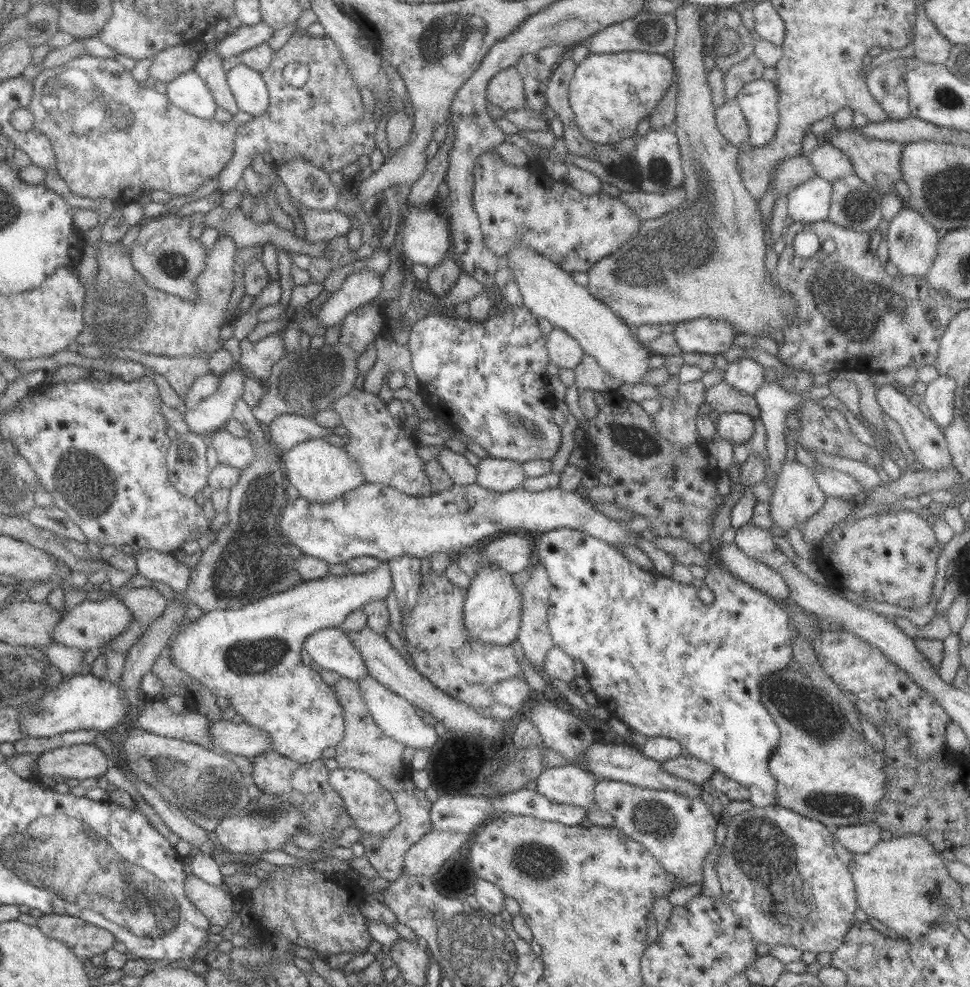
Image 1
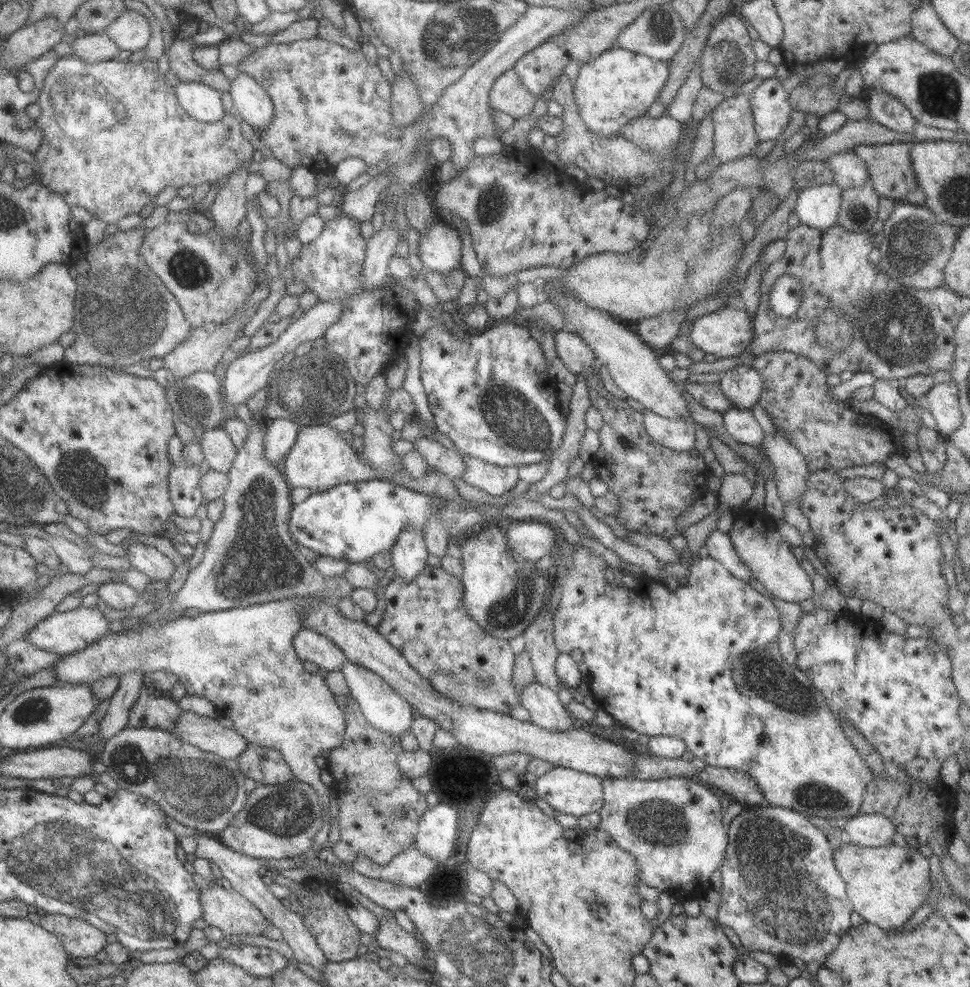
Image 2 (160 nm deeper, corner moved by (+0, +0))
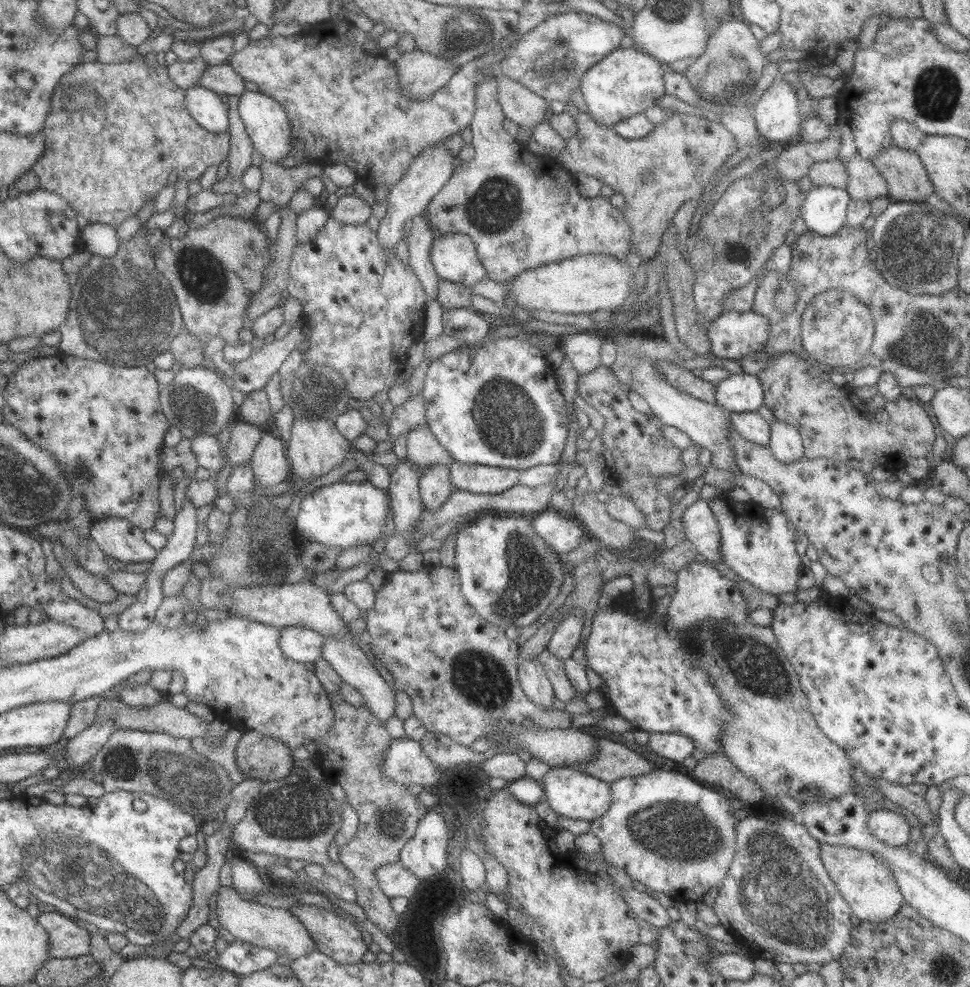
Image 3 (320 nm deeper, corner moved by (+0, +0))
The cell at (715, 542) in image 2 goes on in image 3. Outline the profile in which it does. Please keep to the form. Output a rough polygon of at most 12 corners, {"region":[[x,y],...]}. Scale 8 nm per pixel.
{"region":[[707,501],[681,514],[685,539],[709,562],[723,562],[720,531]]}

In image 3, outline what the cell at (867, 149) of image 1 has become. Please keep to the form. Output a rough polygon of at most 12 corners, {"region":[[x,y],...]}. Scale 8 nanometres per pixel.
{"region":[[892,145],[871,164],[891,200],[934,193],[916,152]]}

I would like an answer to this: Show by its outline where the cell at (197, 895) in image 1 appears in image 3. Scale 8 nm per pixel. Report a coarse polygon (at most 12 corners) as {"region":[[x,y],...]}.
{"region":[[217,892],[235,939],[296,959],[316,948],[289,911]]}

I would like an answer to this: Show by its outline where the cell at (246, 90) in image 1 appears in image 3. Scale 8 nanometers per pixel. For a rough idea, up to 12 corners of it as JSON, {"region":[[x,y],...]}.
{"region":[[245,90],[237,112],[263,161],[292,148],[290,122],[273,98]]}

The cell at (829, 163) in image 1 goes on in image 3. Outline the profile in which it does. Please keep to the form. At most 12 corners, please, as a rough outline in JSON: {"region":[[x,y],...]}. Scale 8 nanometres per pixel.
{"region":[[843,161],[851,199],[887,196],[886,182],[871,161]]}

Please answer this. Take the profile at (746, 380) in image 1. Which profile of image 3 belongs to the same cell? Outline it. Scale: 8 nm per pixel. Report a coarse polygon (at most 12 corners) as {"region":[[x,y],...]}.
{"region":[[730,374],[714,388],[726,412],[756,411],[764,392],[756,375]]}

